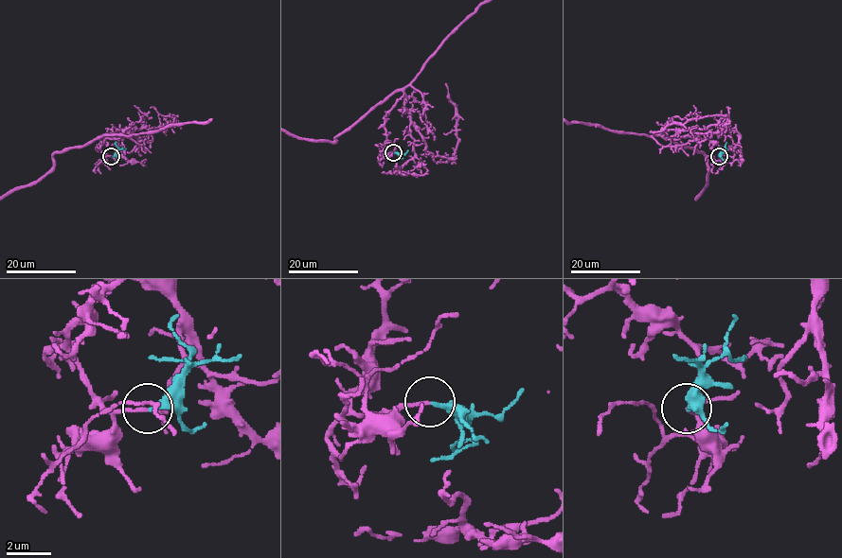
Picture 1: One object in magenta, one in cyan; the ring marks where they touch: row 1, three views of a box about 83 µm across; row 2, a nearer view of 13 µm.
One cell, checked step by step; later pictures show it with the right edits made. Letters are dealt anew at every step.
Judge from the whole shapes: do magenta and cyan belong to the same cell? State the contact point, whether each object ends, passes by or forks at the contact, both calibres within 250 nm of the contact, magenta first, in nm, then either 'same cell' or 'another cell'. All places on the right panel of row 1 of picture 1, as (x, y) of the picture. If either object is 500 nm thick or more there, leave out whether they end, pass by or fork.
place (719, 156); magenta ends; cyan ends; calibres 150 and 280 nm; same cell

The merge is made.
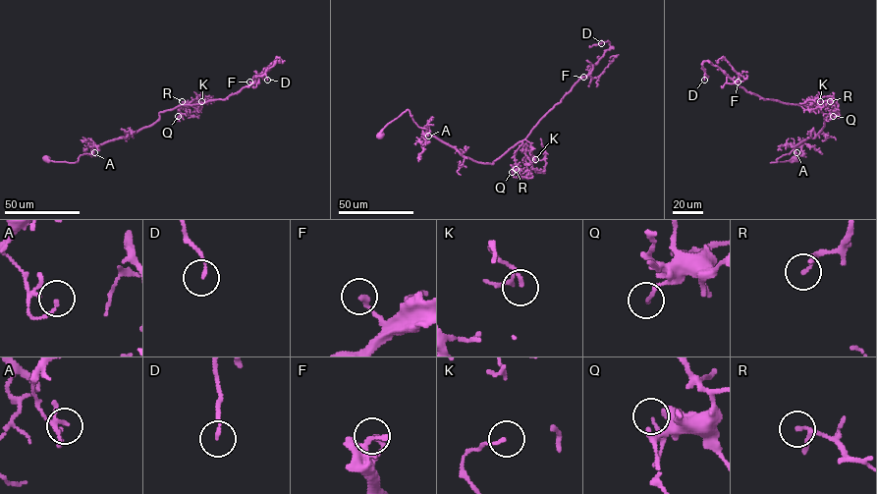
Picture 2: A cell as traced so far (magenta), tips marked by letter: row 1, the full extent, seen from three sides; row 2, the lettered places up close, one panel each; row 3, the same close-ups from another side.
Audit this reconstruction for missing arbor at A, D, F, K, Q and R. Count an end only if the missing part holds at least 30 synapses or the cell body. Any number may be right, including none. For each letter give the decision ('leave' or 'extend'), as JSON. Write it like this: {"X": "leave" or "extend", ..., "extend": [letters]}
{"A": "leave", "D": "leave", "F": "leave", "K": "leave", "Q": "leave", "R": "leave", "extend": []}

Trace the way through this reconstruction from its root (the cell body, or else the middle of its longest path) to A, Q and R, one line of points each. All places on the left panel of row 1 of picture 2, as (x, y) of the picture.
A: (174, 108), (160, 112), (155, 123), (126, 137), (94, 147), (94, 152)
Q: (174, 108), (189, 105), (181, 105), (182, 115), (178, 116)
R: (174, 108), (189, 105), (181, 106), (185, 103), (182, 101)

